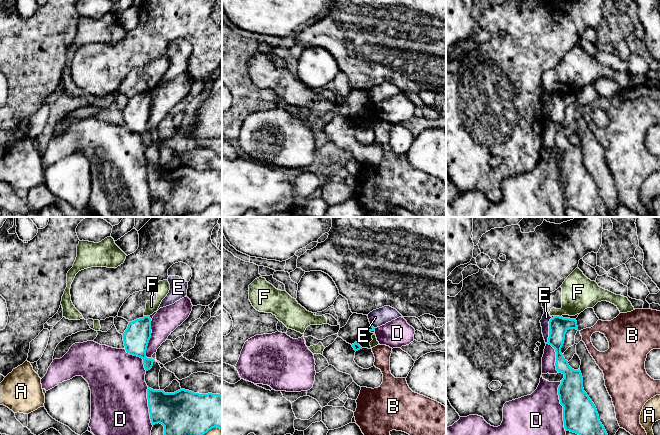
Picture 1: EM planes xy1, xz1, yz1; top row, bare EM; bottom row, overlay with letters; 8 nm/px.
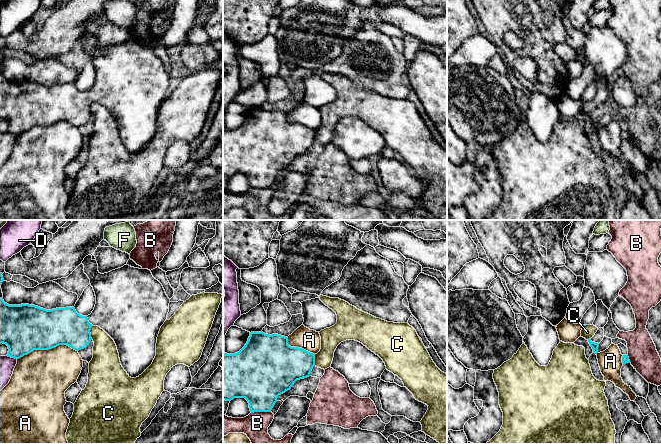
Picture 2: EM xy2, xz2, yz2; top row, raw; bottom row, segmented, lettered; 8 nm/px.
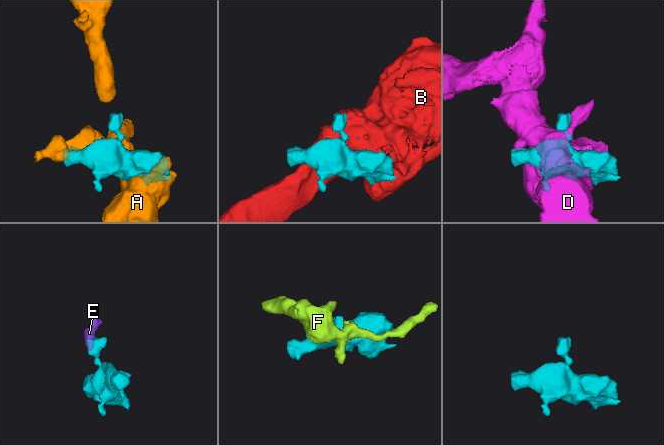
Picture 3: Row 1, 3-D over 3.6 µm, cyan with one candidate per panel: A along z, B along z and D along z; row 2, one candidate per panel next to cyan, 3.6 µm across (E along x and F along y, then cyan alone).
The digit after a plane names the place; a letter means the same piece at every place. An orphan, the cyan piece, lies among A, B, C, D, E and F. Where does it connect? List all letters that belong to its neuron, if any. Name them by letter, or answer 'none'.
none

